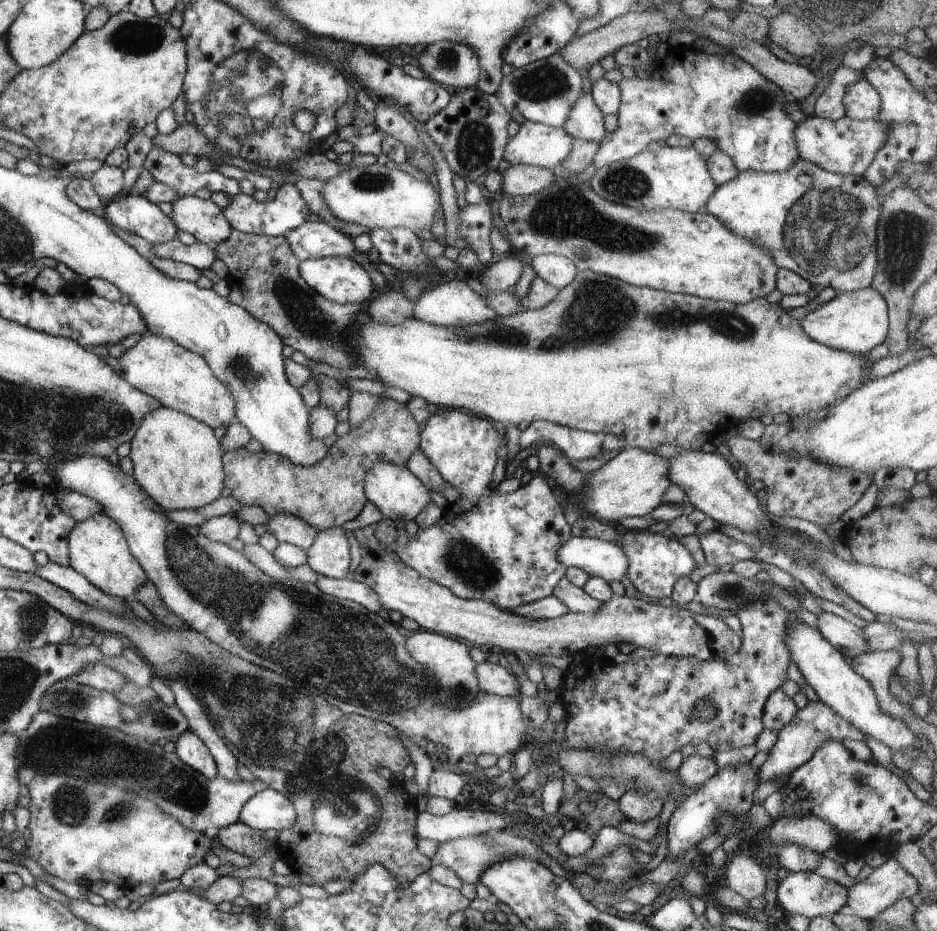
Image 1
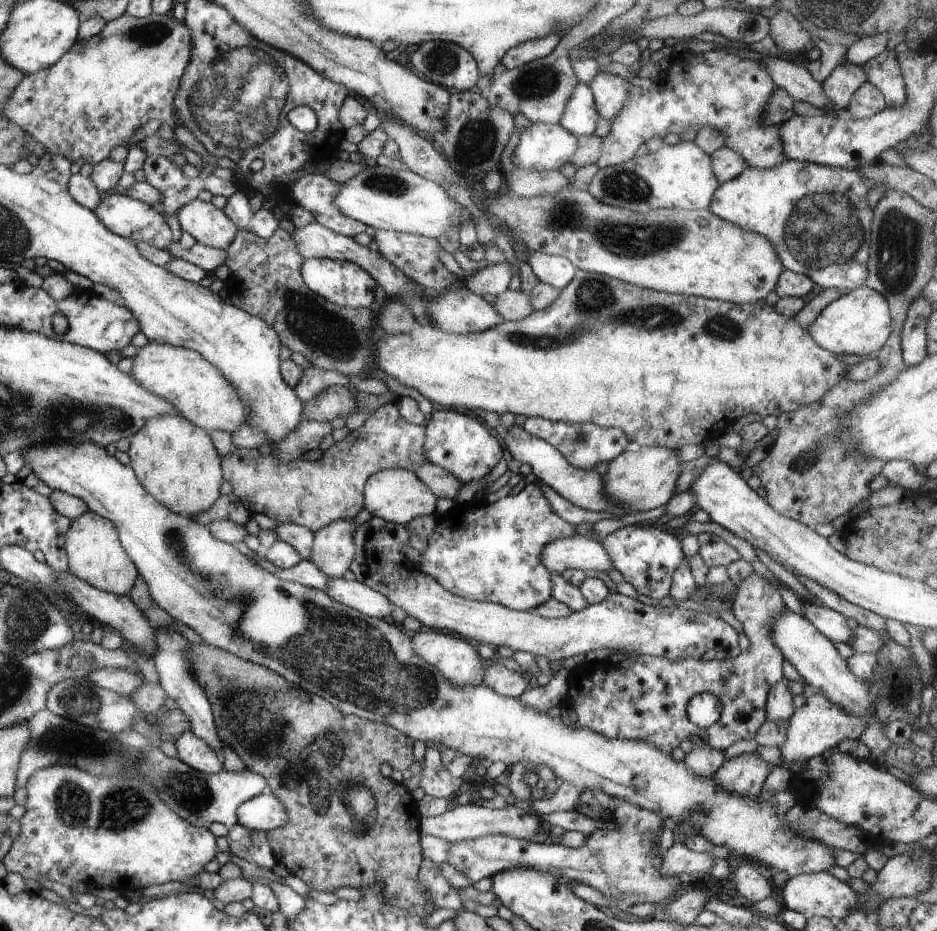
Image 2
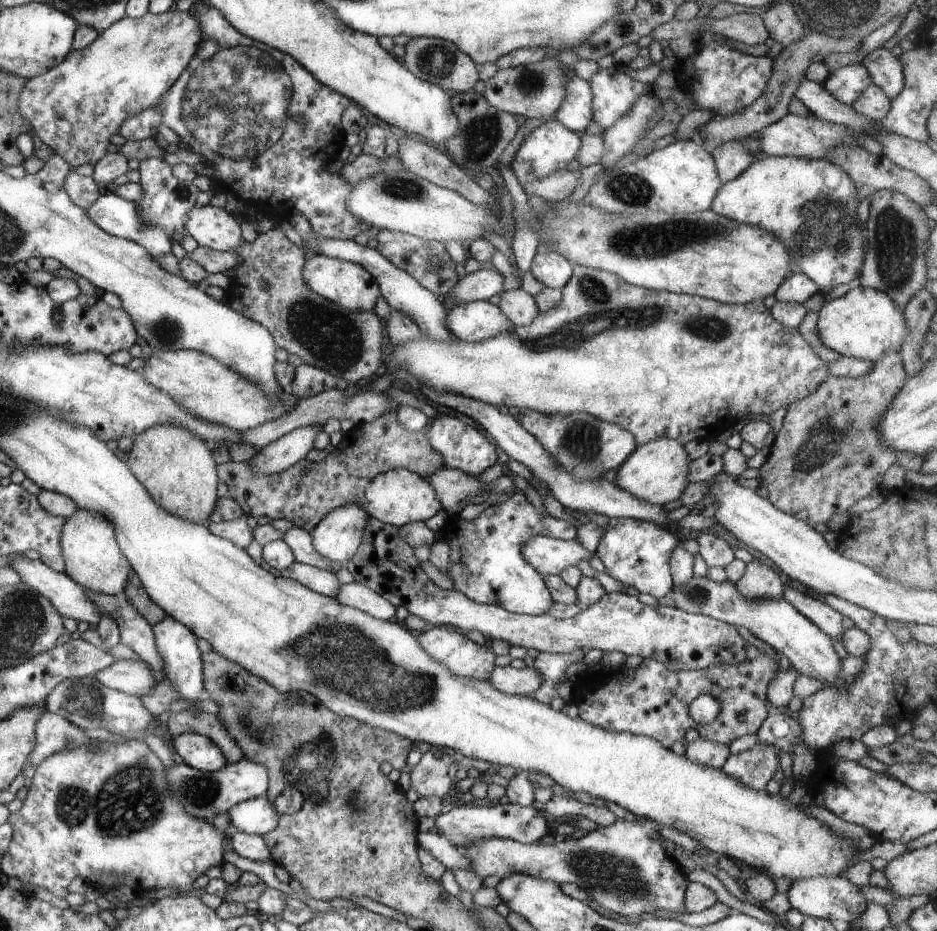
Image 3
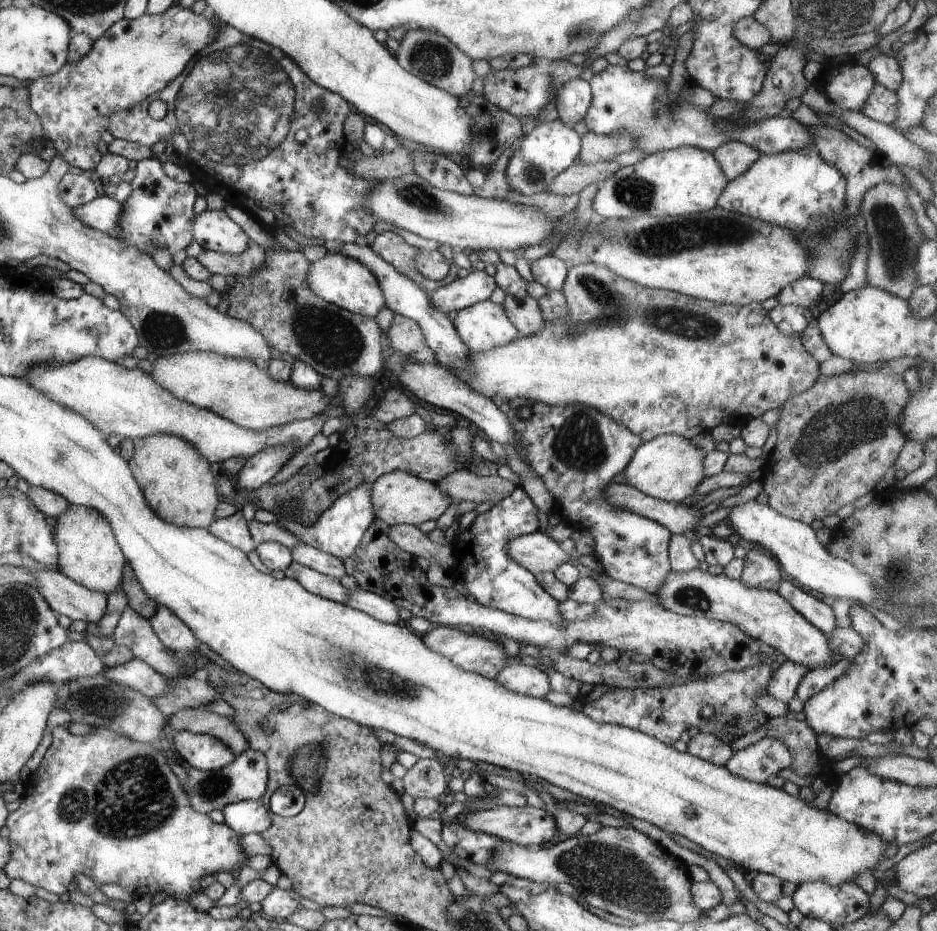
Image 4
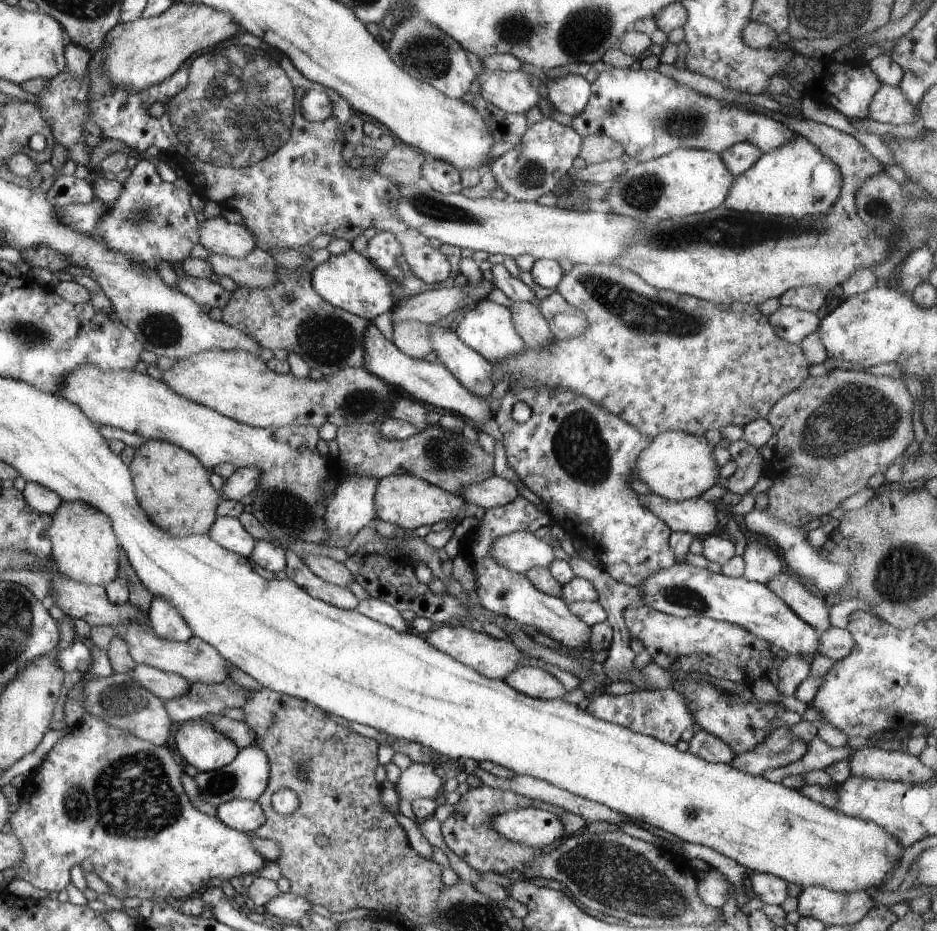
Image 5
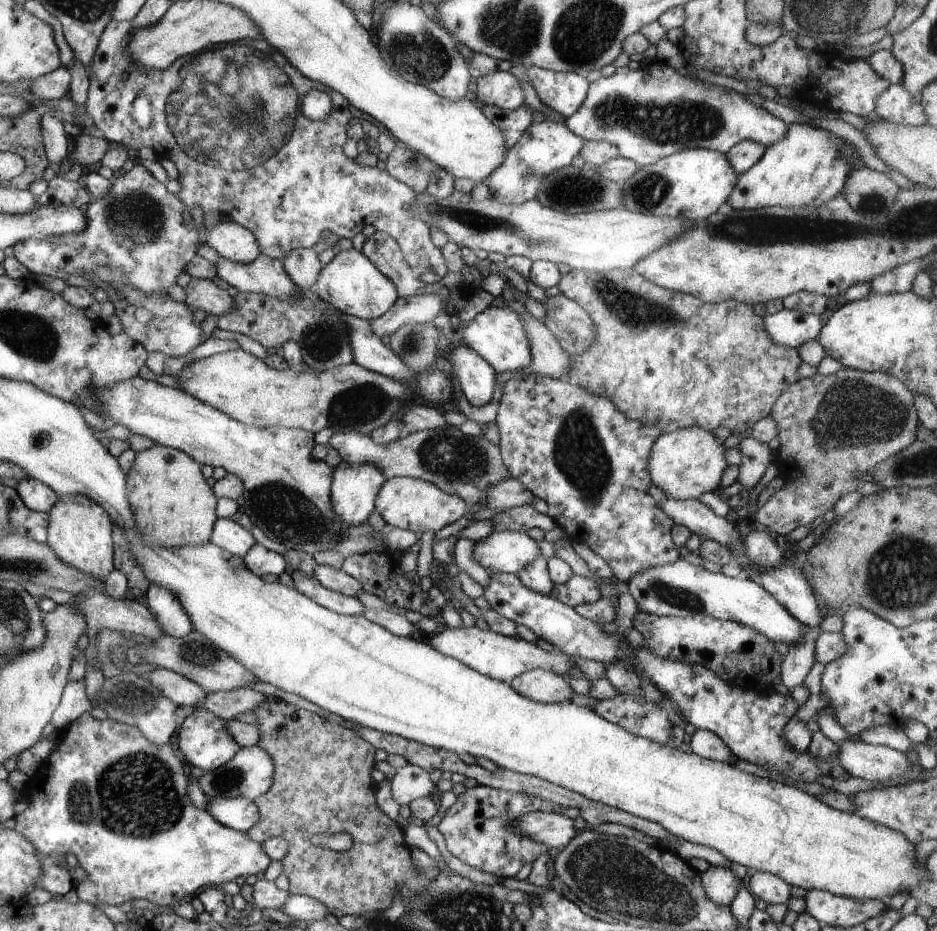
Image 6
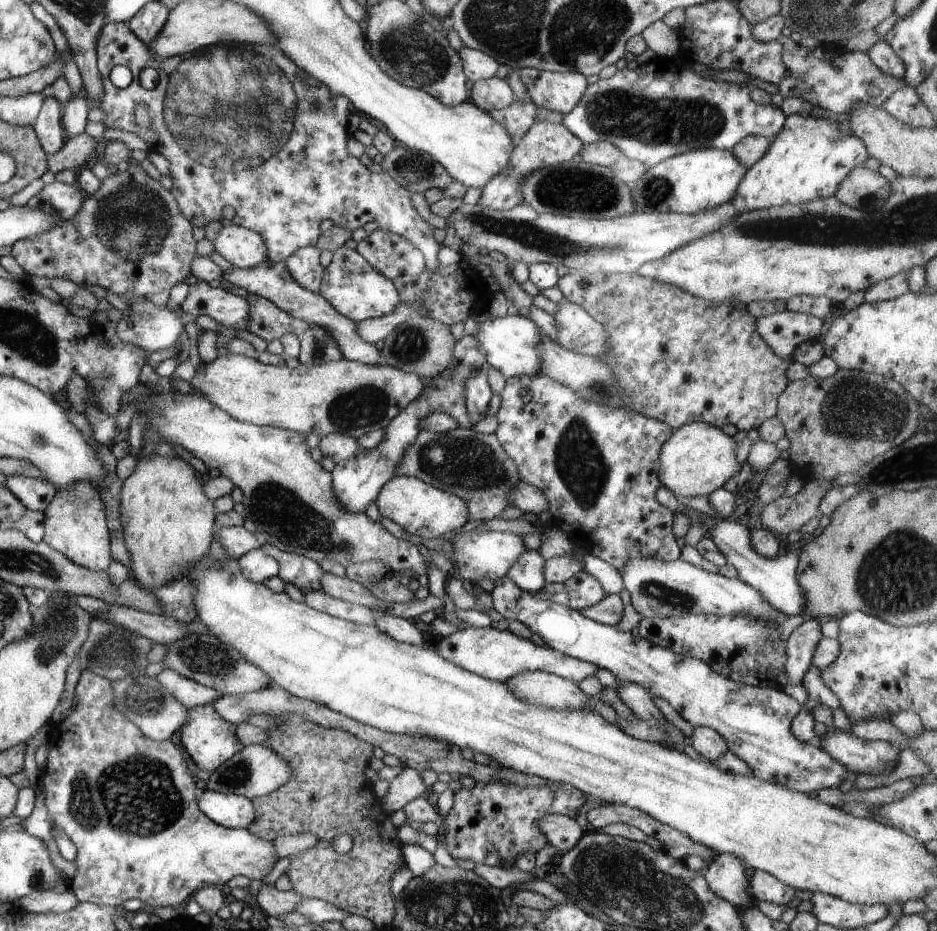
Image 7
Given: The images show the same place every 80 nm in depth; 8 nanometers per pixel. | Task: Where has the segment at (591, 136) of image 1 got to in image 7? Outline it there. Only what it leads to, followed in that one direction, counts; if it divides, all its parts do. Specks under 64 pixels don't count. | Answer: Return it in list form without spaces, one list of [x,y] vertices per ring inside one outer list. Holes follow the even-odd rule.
[[[534,68],[520,69],[520,80],[535,106],[566,115],[576,108],[589,86],[586,76]]]

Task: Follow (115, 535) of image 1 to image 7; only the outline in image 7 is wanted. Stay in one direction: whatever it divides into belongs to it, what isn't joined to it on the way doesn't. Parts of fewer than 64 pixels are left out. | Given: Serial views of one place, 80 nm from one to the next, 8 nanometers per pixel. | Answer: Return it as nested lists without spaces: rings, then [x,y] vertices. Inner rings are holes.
[[[88,481],[76,482],[58,489],[54,499],[43,511],[45,515],[45,537],[43,542],[66,556],[74,565],[92,571],[105,571],[112,558],[108,516],[100,492]]]

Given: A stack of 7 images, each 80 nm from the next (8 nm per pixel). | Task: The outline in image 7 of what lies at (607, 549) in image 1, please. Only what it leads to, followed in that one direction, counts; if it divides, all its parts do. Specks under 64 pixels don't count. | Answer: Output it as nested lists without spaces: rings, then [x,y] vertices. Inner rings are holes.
[[[463,532],[452,538],[452,556],[454,562],[458,565],[458,579],[477,587],[476,584],[480,578],[489,578],[496,583],[502,576],[508,574],[508,570],[512,570],[514,562],[526,552],[530,550],[523,542],[522,536],[511,534],[510,532]]]

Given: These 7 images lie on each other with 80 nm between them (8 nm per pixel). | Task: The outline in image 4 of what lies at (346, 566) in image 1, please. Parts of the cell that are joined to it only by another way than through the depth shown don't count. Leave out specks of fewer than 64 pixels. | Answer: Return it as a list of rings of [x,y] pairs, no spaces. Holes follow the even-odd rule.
[[[364,483],[338,497],[319,516],[313,526],[307,527],[294,522],[294,520],[284,520],[282,527],[294,534],[299,541],[309,544],[312,548],[346,560],[360,544],[361,538],[374,517],[375,512],[371,503],[371,484]]]

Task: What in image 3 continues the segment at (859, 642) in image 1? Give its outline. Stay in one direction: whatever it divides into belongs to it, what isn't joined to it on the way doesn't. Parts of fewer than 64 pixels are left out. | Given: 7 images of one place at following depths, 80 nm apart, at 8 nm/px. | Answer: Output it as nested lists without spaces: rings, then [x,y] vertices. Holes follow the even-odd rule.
[[[786,585],[783,590],[783,597],[830,638],[839,640],[841,634],[846,630],[842,626],[840,612],[799,586]]]

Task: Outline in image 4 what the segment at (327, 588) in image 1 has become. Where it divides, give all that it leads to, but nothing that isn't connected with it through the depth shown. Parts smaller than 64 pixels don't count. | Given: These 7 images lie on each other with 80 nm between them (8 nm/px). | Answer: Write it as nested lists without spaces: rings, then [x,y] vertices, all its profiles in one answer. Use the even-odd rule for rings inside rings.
[[[358,587],[357,590],[349,590],[350,598],[346,605],[353,609],[365,612],[368,616],[380,622],[398,625],[403,623],[398,615],[399,608],[384,597],[365,591]]]

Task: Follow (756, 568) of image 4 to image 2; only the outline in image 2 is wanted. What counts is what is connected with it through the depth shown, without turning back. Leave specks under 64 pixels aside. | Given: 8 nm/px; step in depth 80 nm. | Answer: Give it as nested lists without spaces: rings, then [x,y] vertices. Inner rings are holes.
[[[752,571],[736,585],[732,608],[732,612],[742,623],[749,638],[750,650],[748,652],[740,653],[736,658],[729,658],[725,661],[716,659],[699,661],[687,658],[670,662],[665,657],[638,655],[636,663],[628,669],[620,665],[602,666],[578,677],[572,684],[572,692],[566,698],[565,703],[578,715],[575,725],[578,728],[587,728],[595,733],[603,734],[606,738],[646,741],[657,746],[657,749],[666,754],[671,754],[672,750],[686,738],[693,741],[694,738],[690,736],[698,736],[706,744],[721,751],[725,751],[737,740],[755,740],[757,730],[767,720],[766,703],[769,688],[785,678],[782,673],[782,662],[785,657],[773,643],[769,634],[771,633],[770,626],[787,608],[782,601],[778,587],[756,571]],[[700,693],[714,694],[716,698],[719,698],[722,707],[719,722],[705,729],[690,722],[687,715],[688,701]]]

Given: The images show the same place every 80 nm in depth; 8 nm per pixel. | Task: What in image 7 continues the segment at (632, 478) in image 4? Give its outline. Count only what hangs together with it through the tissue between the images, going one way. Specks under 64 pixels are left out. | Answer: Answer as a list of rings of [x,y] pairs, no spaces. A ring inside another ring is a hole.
[[[694,422],[673,430],[672,436],[664,442],[658,454],[658,476],[662,486],[666,487],[677,500],[688,497],[709,496],[723,488],[731,478],[736,478],[741,464],[736,458],[738,444],[732,436],[724,434],[721,428]]]

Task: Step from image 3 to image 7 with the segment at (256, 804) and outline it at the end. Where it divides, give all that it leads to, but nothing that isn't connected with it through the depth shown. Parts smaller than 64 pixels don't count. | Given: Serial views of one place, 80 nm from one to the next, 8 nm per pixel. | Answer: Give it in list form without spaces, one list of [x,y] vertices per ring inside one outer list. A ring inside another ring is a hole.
[[[204,789],[201,796],[200,808],[212,822],[230,829],[248,829],[256,818],[256,810],[250,799],[208,789]]]

